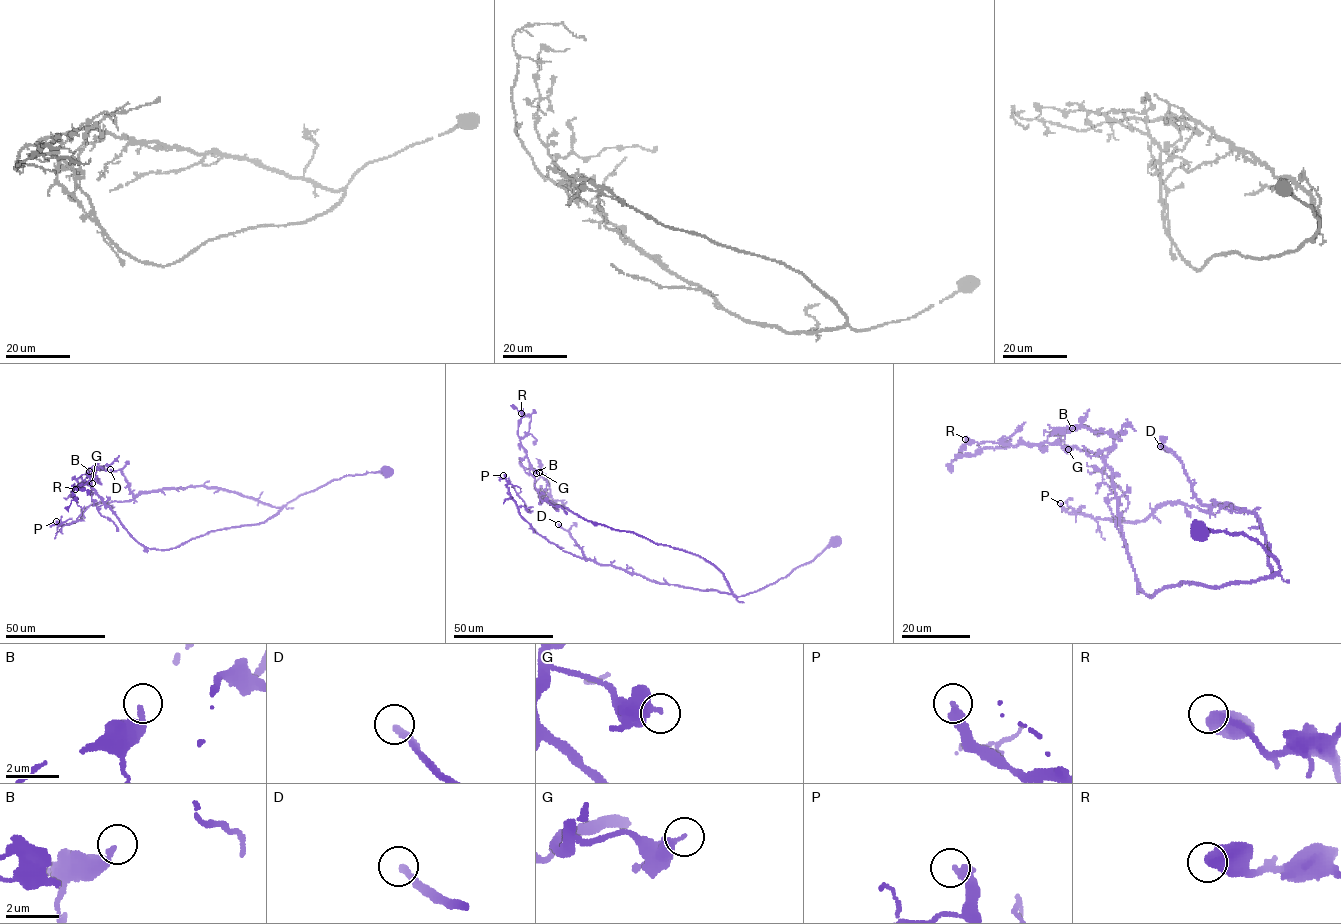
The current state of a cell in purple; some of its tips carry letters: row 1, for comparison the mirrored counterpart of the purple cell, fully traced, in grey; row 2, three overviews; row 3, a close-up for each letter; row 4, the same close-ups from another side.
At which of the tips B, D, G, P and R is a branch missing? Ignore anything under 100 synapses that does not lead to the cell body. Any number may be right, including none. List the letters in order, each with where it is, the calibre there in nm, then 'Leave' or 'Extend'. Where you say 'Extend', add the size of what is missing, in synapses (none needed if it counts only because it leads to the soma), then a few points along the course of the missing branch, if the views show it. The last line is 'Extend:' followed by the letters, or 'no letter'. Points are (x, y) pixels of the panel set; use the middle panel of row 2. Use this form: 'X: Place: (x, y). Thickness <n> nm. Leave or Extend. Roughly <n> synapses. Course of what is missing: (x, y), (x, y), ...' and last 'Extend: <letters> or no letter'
B: Place: (536, 473). Thickness 260 nm. Leave
D: Place: (558, 524). Thickness 240 nm. Leave
G: Place: (539, 472). Thickness 480 nm. Leave
P: Place: (503, 475). Thickness 360 nm. Leave
R: Place: (521, 413). Thickness 600 nm. Leave
Extend: no letter

